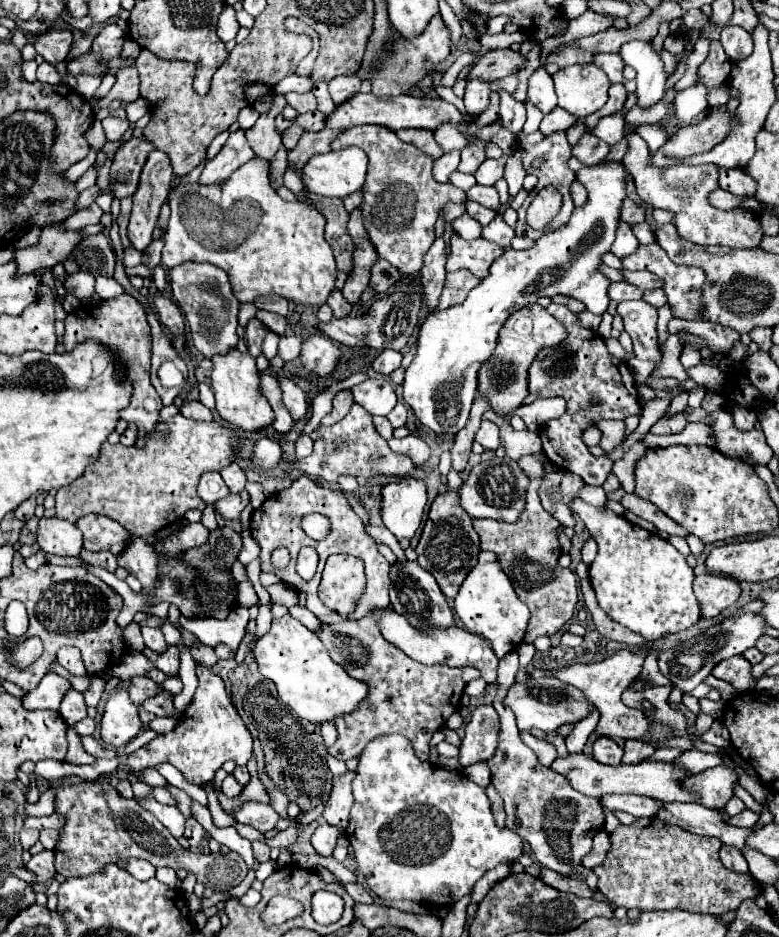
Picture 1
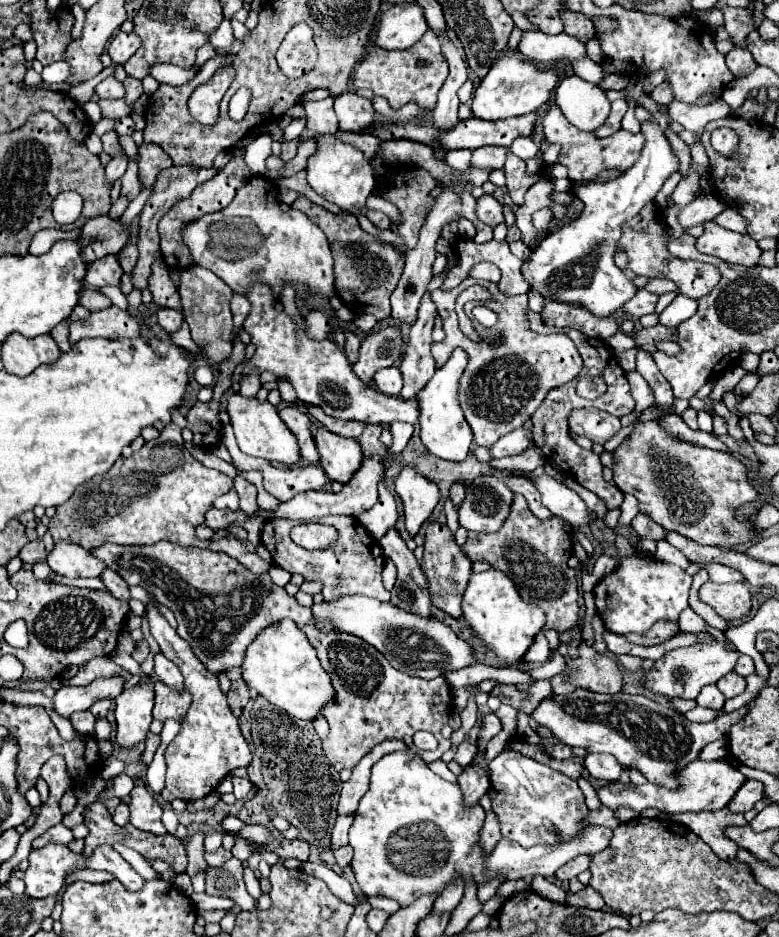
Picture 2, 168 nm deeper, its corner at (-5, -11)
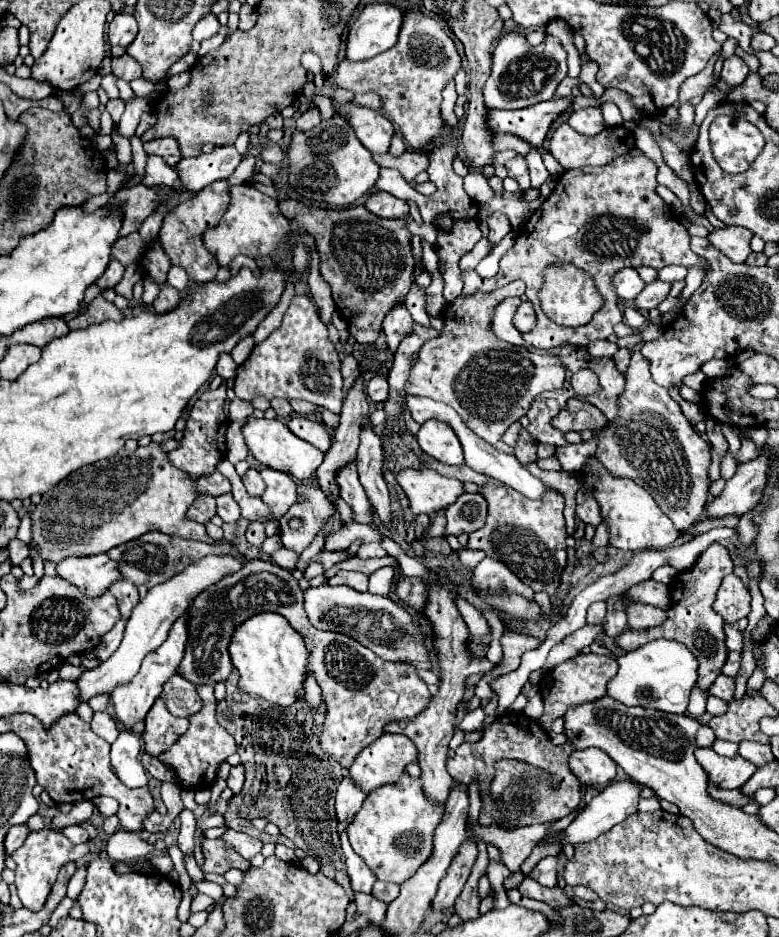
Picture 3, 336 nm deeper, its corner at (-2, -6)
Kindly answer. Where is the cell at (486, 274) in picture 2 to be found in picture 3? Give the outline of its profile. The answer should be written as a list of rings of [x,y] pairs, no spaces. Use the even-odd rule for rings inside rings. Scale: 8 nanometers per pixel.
[[[621,155],[615,161],[611,161],[609,165],[603,167],[581,167],[581,169],[573,169],[563,173],[557,179],[555,189],[551,191],[551,195],[547,199],[543,199],[543,203],[539,205],[539,209],[529,217],[529,221],[525,223],[525,227],[521,229],[521,233],[515,239],[515,245],[503,255],[501,259],[501,269],[495,277],[488,279],[481,278],[476,271],[469,271],[462,276],[464,283],[463,293],[461,295],[475,295],[475,293],[489,293],[495,291],[497,287],[505,287],[507,279],[523,279],[527,283],[527,297],[533,303],[535,315],[537,315],[537,323],[529,333],[523,333],[523,339],[527,345],[535,347],[535,349],[543,349],[543,351],[551,351],[553,347],[561,347],[561,345],[587,345],[591,341],[597,339],[607,339],[613,333],[613,327],[617,323],[621,323],[623,315],[617,307],[617,295],[611,279],[613,273],[625,269],[625,267],[655,267],[661,269],[665,265],[683,265],[683,267],[691,267],[697,263],[705,263],[699,255],[695,255],[689,247],[689,233],[687,229],[681,225],[681,221],[677,219],[677,215],[673,213],[673,209],[657,195],[657,165],[653,159],[641,155]],[[637,229],[645,229],[645,233],[639,237],[637,241]],[[633,241],[637,243],[633,249]],[[553,261],[567,261],[567,263],[575,263],[577,267],[585,269],[589,275],[593,275],[601,295],[605,297],[605,303],[601,313],[595,313],[593,321],[583,325],[583,327],[551,327],[551,319],[543,313],[539,299],[537,299],[537,291],[543,285],[543,271],[545,265],[553,263]]]

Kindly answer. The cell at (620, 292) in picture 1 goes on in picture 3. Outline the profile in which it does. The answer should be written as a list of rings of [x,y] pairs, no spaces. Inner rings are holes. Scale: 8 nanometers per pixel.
[[[657,279],[657,281],[649,283],[649,285],[637,295],[635,307],[649,311],[649,309],[657,307],[657,305],[669,295],[669,291],[671,291],[671,283],[665,283],[665,281],[659,281],[659,279]]]

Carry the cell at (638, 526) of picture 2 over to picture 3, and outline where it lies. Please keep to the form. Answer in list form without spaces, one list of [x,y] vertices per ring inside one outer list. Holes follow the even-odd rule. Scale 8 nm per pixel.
[[[595,455],[585,459],[585,463],[581,467],[581,475],[583,477],[591,475],[595,479],[593,487],[589,491],[595,497],[595,501],[599,503],[601,521],[605,521],[607,527],[609,527],[609,545],[613,545],[617,549],[623,549],[623,551],[665,549],[665,547],[672,545],[677,537],[683,537],[683,535],[695,537],[699,533],[707,533],[713,527],[735,527],[739,523],[739,519],[735,519],[735,517],[723,519],[723,523],[701,517],[701,523],[697,523],[697,527],[687,529],[687,531],[678,531],[673,523],[669,521],[669,517],[665,513],[661,513],[655,499],[645,489],[641,489],[635,481],[629,481],[625,477],[613,477],[607,469],[603,469],[603,465],[597,461]]]

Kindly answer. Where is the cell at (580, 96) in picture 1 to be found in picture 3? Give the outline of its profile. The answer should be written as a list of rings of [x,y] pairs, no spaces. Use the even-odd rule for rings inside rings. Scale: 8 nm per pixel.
[[[589,107],[589,109],[575,111],[569,117],[569,125],[577,133],[587,135],[587,137],[593,137],[593,135],[601,133],[601,129],[605,129],[605,121],[603,121],[603,115],[601,115],[601,109],[599,107]]]

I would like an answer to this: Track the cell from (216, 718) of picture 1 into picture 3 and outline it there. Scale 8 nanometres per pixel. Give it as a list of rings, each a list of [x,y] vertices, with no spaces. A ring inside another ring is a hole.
[[[201,685],[197,687],[197,693],[203,701],[203,707],[199,713],[195,713],[193,717],[189,717],[191,725],[187,729],[185,735],[181,735],[177,739],[177,743],[163,755],[159,755],[159,759],[163,763],[167,763],[169,767],[173,767],[175,775],[179,777],[181,781],[181,787],[183,789],[207,789],[211,787],[211,783],[215,781],[215,775],[217,775],[217,767],[219,763],[223,763],[231,753],[237,751],[237,745],[233,741],[233,737],[223,729],[219,727],[217,719],[215,719],[215,707],[217,707],[217,699],[213,695],[213,687],[209,685]]]

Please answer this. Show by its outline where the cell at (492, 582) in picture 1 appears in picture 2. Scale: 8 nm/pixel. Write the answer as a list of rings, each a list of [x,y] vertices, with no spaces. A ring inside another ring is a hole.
[[[494,568],[480,574],[472,574],[470,584],[464,592],[462,618],[470,628],[470,632],[478,640],[482,640],[504,666],[520,662],[528,652],[530,644],[534,642],[534,636],[544,626],[544,612],[534,604],[526,604],[520,598],[512,580]]]

